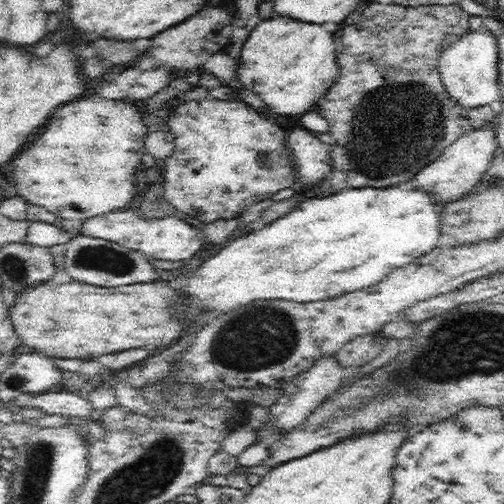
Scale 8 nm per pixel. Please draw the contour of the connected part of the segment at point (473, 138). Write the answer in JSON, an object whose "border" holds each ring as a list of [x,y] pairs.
{"border":[[[493,129],[470,131],[456,142],[447,146],[434,160],[422,166],[416,174],[410,177],[405,185],[416,192],[423,192],[432,204],[442,204],[454,200],[464,191],[474,188],[483,172],[489,168],[492,154],[498,148]]]}

